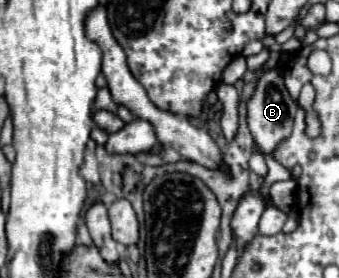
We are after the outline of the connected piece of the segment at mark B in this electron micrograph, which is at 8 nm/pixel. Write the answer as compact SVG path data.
M265 69L263 75L259 77L257 85L255 85L255 91L253 91L251 99L247 101L247 123L249 123L249 129L253 133L253 139L255 139L257 147L263 153L271 155L273 149L279 145L279 141L289 137L295 113L297 113L297 103L287 93L281 71L279 69Z

